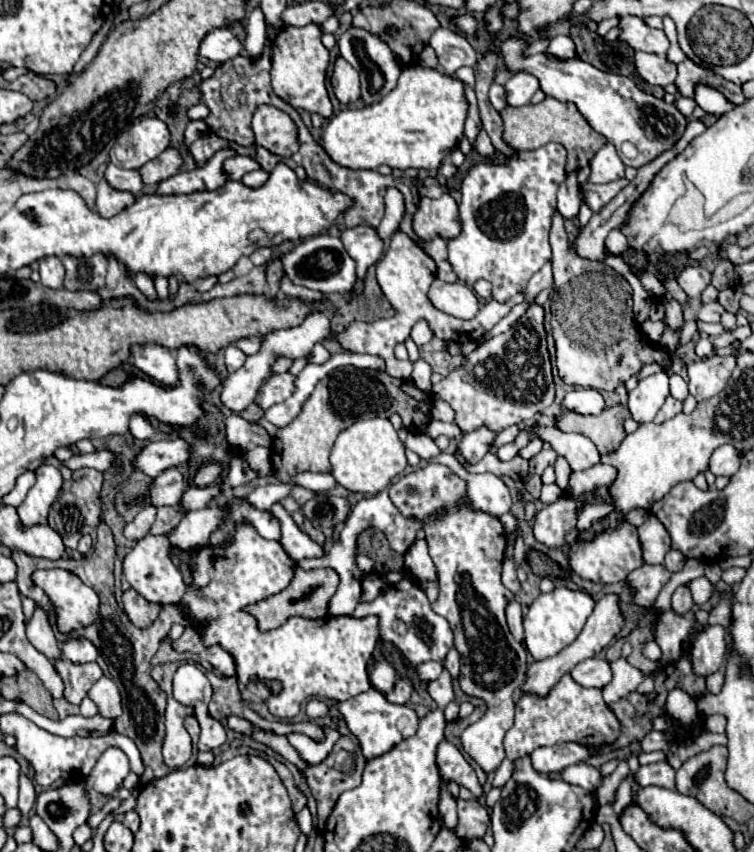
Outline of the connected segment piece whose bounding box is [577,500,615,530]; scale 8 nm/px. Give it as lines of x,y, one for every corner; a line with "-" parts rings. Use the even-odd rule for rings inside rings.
605,500
603,504
597,504
597,502
587,504
587,506
581,510
581,516
579,516
579,520
577,520
577,528
579,528
579,530
587,530
587,528
591,528
595,522
603,520
605,516
609,516
611,512
615,512
615,504
613,504
611,500

